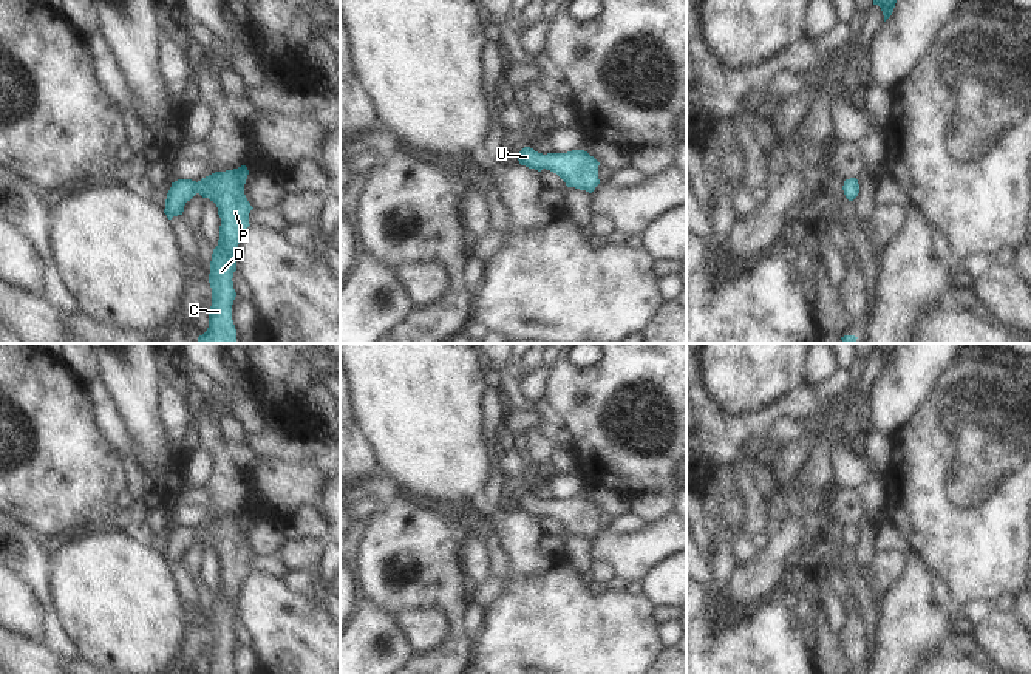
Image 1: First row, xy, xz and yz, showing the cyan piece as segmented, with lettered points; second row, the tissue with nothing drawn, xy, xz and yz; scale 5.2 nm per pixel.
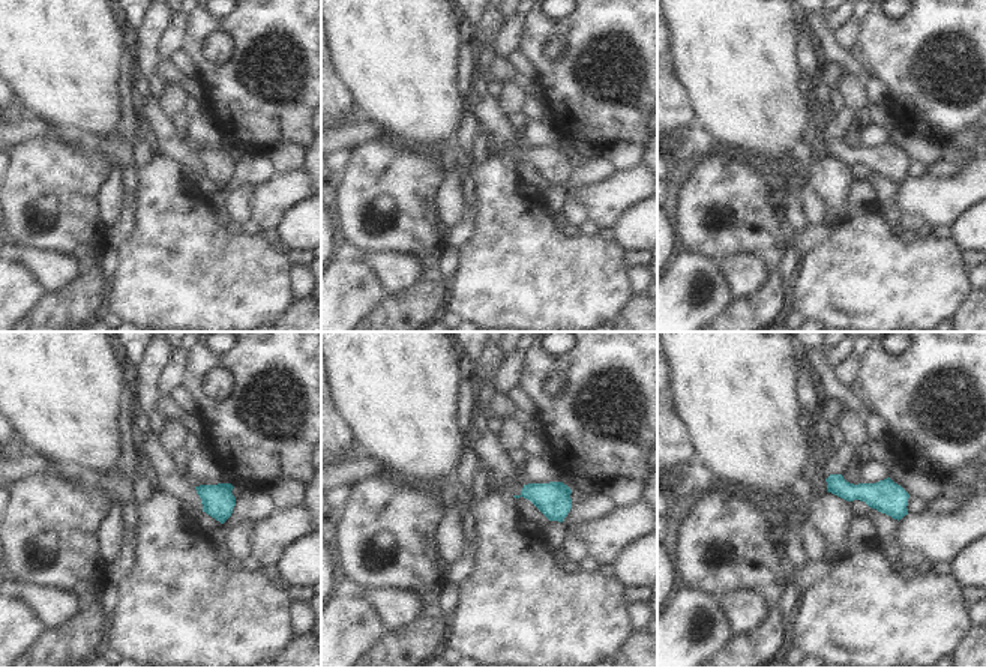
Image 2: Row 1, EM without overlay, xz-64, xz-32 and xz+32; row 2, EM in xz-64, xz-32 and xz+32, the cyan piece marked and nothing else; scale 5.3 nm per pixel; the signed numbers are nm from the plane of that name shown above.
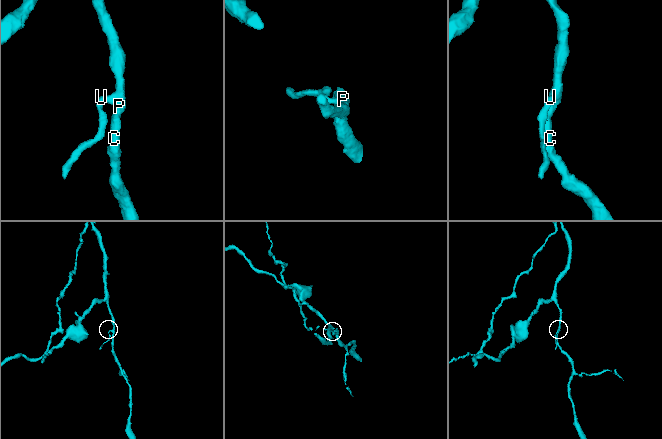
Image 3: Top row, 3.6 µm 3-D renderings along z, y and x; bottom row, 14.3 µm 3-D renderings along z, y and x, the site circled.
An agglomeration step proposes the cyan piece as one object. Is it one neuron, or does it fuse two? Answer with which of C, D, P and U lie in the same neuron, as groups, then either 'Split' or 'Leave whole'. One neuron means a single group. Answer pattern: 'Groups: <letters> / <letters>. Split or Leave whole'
Groups: C D P U. Leave whole

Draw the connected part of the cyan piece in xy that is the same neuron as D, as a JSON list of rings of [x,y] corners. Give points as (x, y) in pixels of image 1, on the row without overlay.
[[[241,512],[233,516],[215,518],[198,529],[178,526],[172,529],[167,540],[164,560],[168,566],[182,561],[185,549],[196,540],[209,544],[218,553],[221,572],[209,620],[212,634],[209,674],[235,674],[232,651],[236,638],[232,625],[236,617],[236,594],[241,580],[250,572],[249,560],[253,555],[244,541],[247,521],[247,513]]]

